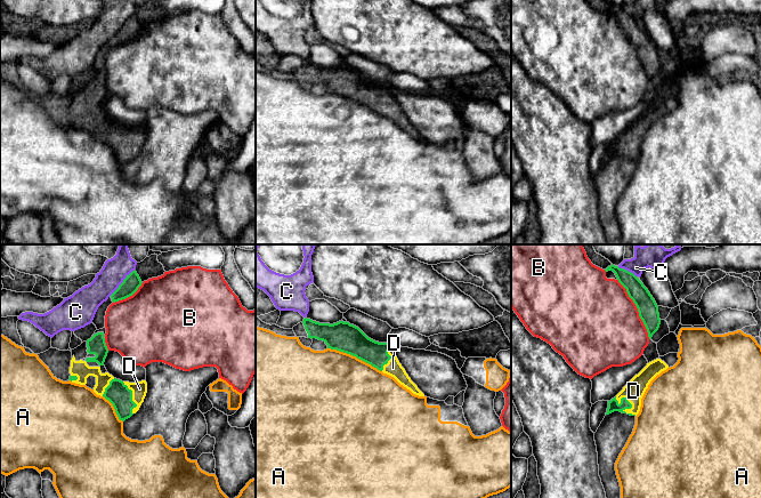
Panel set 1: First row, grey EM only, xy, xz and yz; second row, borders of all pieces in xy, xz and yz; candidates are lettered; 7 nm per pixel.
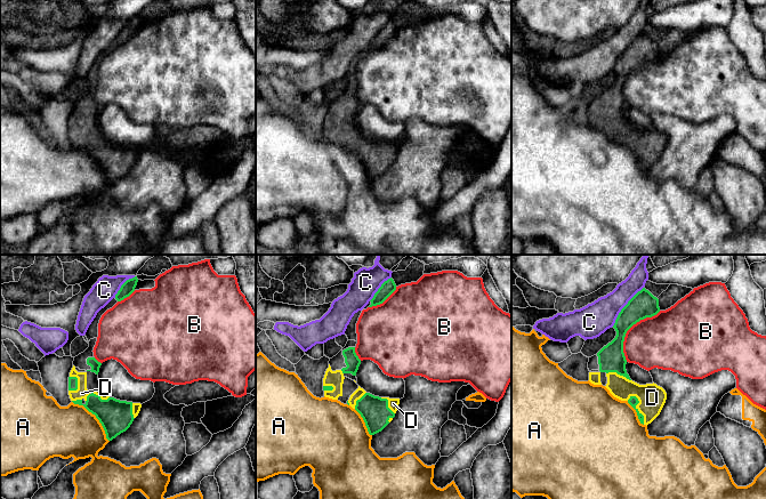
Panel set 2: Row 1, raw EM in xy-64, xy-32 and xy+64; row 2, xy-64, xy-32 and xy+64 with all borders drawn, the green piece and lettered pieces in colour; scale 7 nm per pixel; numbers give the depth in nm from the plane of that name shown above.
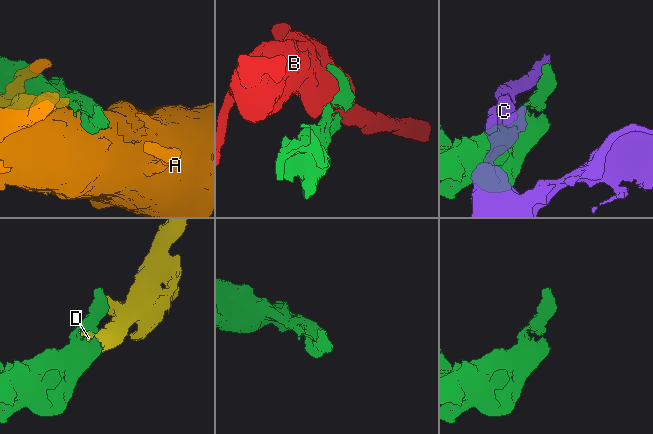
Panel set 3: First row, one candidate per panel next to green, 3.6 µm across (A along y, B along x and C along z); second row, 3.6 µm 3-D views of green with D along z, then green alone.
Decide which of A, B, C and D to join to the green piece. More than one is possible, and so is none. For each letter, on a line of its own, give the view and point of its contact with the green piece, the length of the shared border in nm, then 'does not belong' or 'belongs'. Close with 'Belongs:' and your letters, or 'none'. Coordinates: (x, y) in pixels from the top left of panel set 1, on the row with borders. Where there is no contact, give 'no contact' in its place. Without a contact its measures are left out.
A: xz (355, 355) | 420 nm | does not belong
B: yz (637, 307) | 480 nm | does not belong
C: xy (122, 282) | 260 nm | does not belong
D: yz (631, 406) | 200 nm | belongs
Belongs: D

